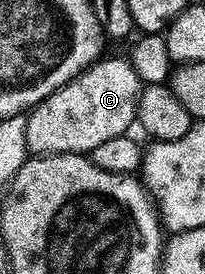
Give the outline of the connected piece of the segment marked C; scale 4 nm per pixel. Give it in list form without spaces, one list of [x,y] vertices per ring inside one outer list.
[[[109,57],[103,58],[100,62],[88,68],[83,74],[77,78],[74,83],[75,85],[69,85],[56,91],[50,97],[46,97],[36,107],[32,108],[31,111],[27,112],[26,115],[26,145],[28,151],[33,156],[39,157],[41,155],[78,155],[81,153],[90,153],[94,149],[94,145],[102,145],[102,141],[110,141],[110,137],[118,137],[119,135],[125,134],[129,130],[128,126],[133,126],[136,118],[136,103],[140,100],[140,92],[142,90],[142,80],[140,75],[133,69],[131,62],[128,62],[125,58],[122,59],[108,59]]]

